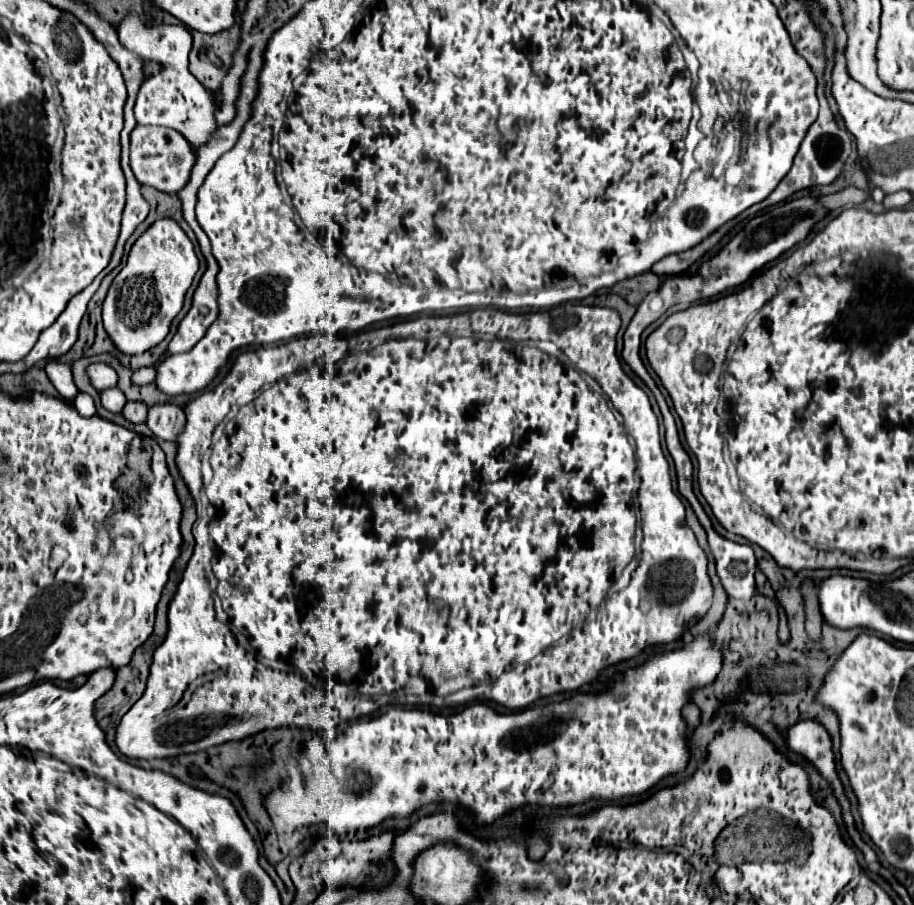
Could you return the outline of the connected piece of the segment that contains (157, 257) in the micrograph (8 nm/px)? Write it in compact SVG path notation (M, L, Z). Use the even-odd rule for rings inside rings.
M172 218L156 220L134 242L126 266L112 280L112 284L108 288L108 294L106 294L106 300L102 304L104 328L110 336L110 340L114 342L114 346L118 350L122 350L124 354L142 354L142 352L150 350L152 346L156 346L158 342L162 342L166 338L168 330L170 330L172 318L182 310L186 290L190 288L192 278L194 278L196 272L198 272L198 258L194 254L194 246L192 246L190 238L186 236L186 232Z

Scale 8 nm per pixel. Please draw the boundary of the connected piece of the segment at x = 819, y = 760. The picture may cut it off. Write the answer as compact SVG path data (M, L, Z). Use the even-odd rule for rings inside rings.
M810 718L810 720L800 720L798 724L794 724L794 726L788 730L788 748L790 748L792 752L796 752L796 754L806 756L806 760L810 760L810 762L818 768L818 772L820 772L820 774L830 782L830 786L832 786L832 790L834 790L834 794L836 794L836 798L838 798L838 802L840 802L840 806L842 806L844 822L846 822L846 830L848 830L850 838L854 840L854 844L858 846L858 850L864 854L868 868L874 870L874 872L878 872L880 862L878 862L878 858L876 858L876 852L874 852L868 844L864 844L864 840L862 840L862 836L860 836L860 832L858 832L858 828L856 828L856 824L854 824L854 818L852 818L852 804L850 804L848 796L846 796L846 792L844 792L844 786L842 786L838 774L836 774L834 752L832 752L832 738L830 738L830 734L826 732L826 728L824 728L820 722L812 720L812 718Z

